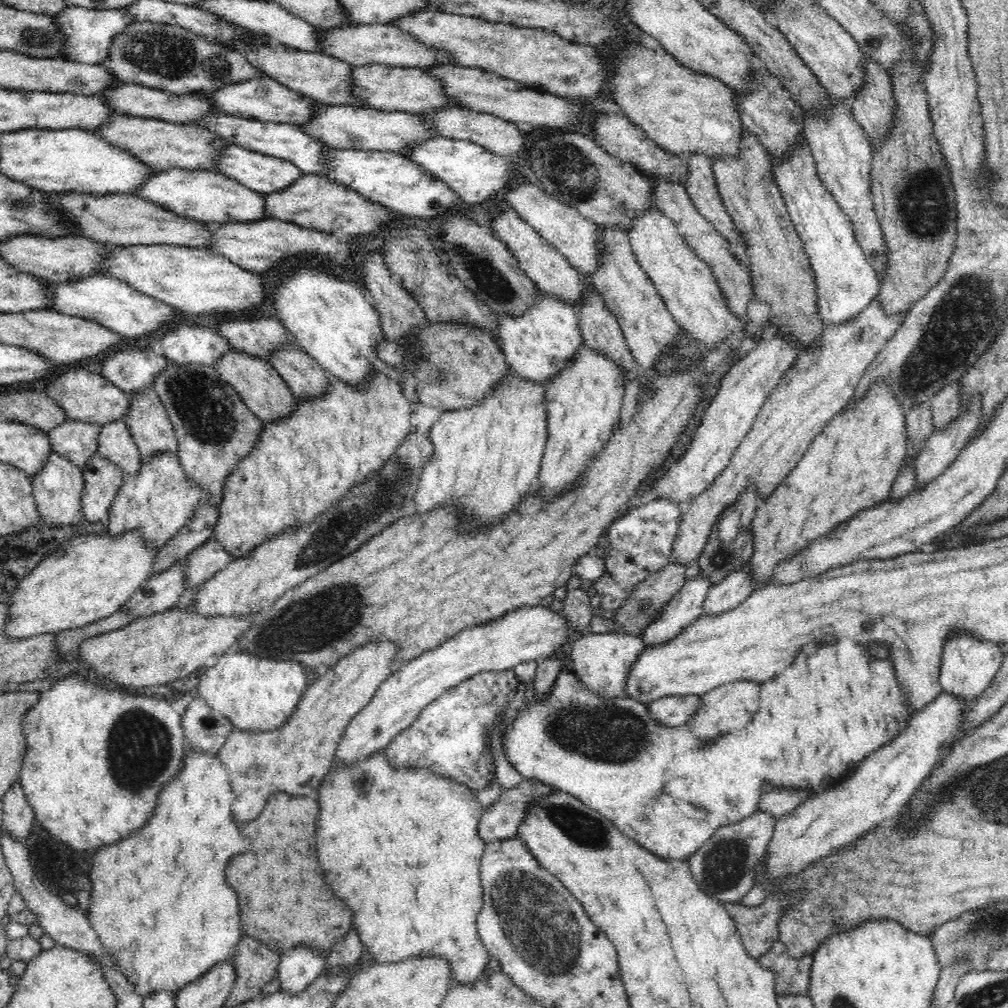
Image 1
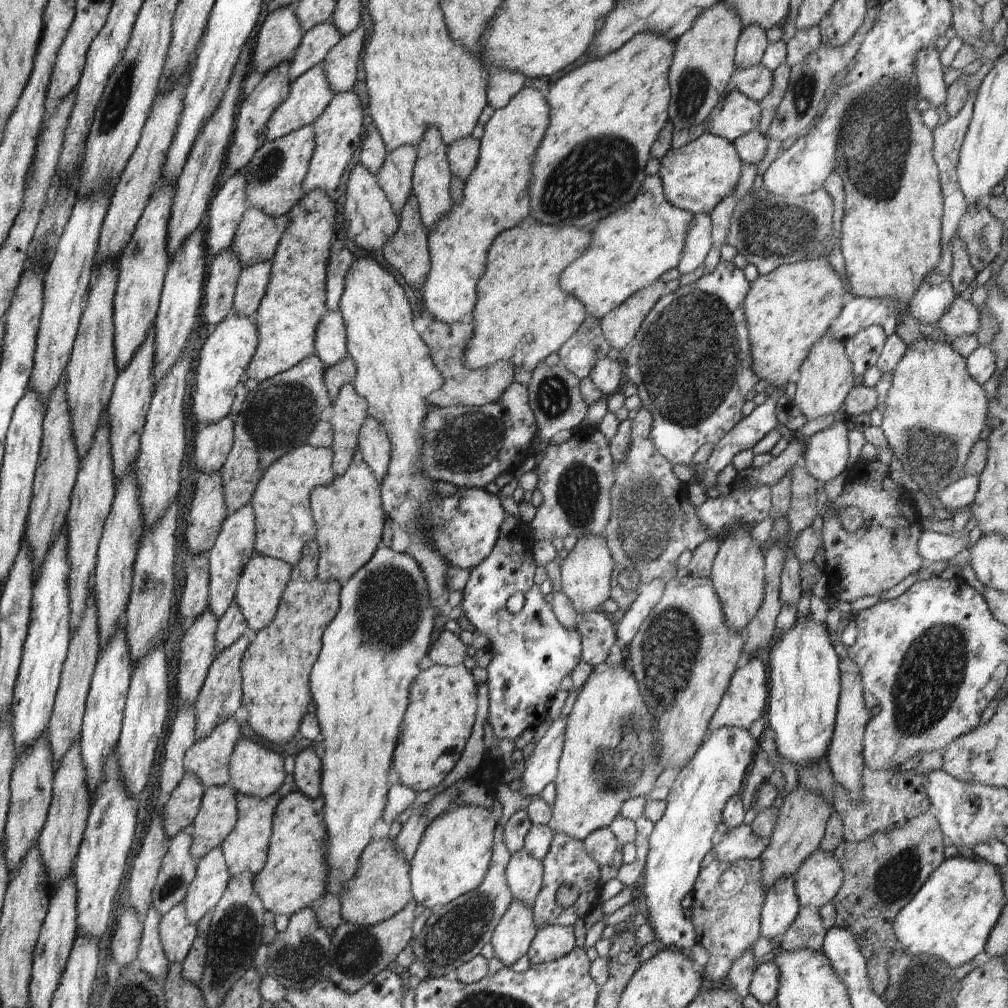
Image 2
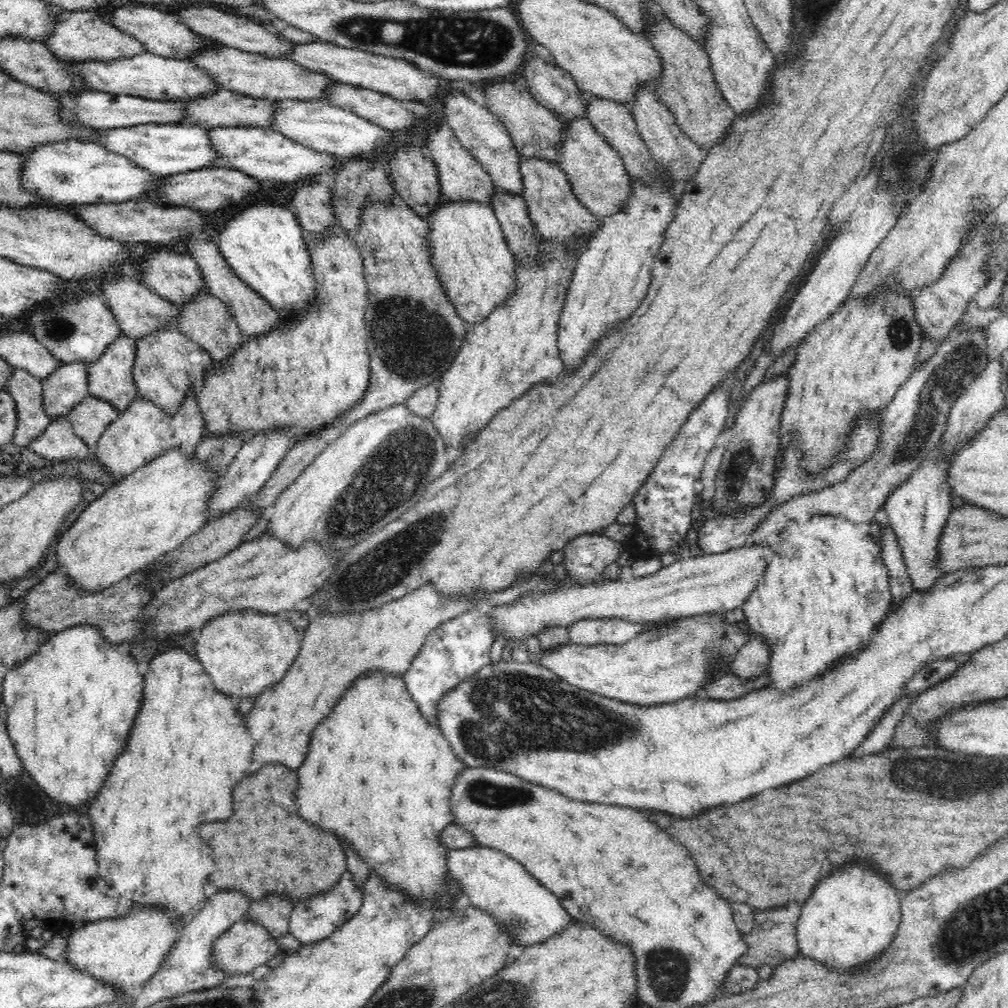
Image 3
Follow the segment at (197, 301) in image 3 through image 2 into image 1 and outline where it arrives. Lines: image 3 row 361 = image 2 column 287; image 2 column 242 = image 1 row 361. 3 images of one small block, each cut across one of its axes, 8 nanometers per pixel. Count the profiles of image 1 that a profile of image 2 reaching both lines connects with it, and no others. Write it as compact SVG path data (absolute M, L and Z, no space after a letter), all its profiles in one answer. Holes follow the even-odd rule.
M230 346L230 350L225 352L213 367L224 382L233 386L246 406L263 424L289 415L297 405L298 399L292 394L290 387L283 382L278 371L266 359L250 356Z

